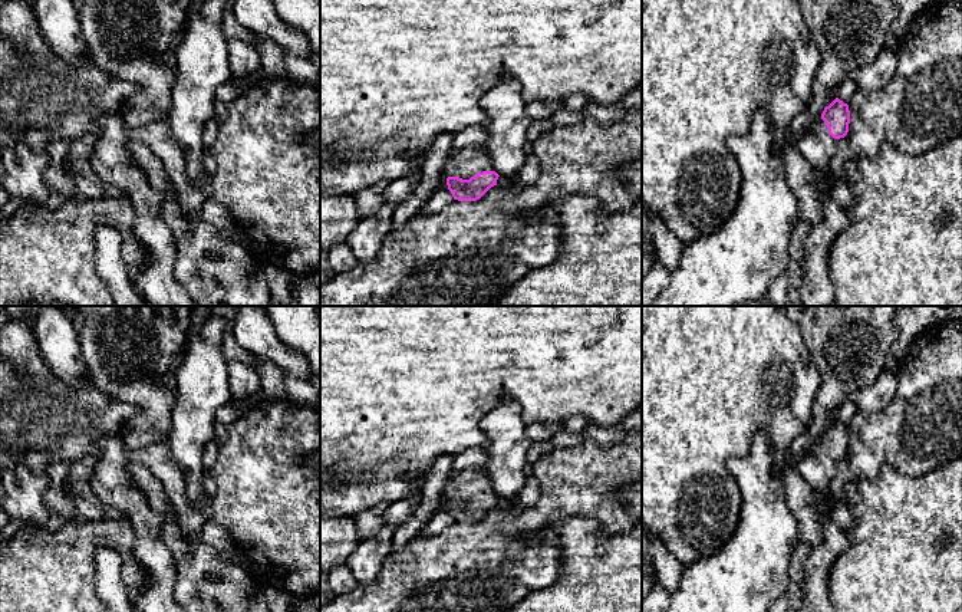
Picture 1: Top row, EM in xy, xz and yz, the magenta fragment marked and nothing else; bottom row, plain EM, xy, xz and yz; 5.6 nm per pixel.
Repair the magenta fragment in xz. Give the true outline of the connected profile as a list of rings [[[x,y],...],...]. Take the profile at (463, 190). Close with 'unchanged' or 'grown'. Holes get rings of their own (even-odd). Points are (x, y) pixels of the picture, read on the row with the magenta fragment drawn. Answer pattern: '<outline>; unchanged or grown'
[[[468,147],[451,155],[447,167],[448,190],[454,200],[477,201],[497,185],[498,174],[485,148]]]; grown

